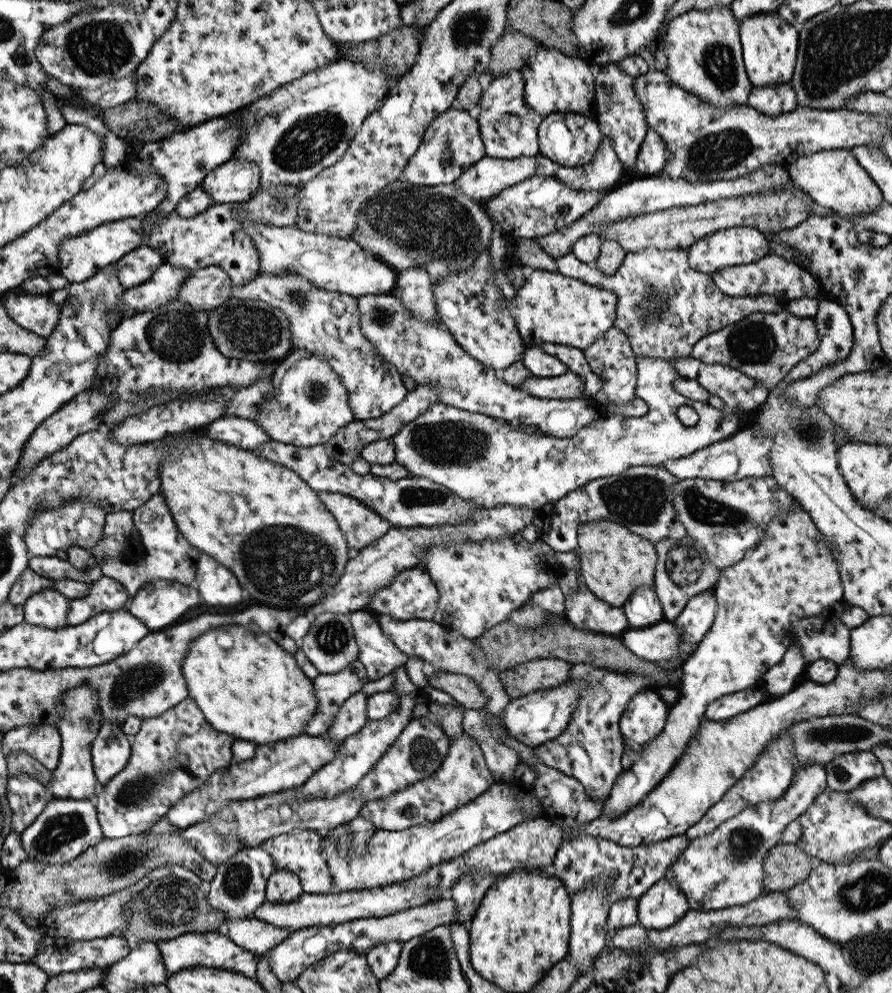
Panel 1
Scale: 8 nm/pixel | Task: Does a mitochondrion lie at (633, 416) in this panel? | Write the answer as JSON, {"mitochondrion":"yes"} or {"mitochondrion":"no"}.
{"mitochondrion":"no"}

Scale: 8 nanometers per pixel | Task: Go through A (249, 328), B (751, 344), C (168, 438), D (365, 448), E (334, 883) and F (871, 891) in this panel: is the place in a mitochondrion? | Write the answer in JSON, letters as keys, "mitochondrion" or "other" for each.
{"A":"mitochondrion","B":"mitochondrion","C":"other","D":"other","E":"other","F":"mitochondrion"}

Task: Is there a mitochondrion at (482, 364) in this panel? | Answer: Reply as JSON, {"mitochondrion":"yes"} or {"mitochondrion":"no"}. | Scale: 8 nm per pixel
{"mitochondrion":"no"}

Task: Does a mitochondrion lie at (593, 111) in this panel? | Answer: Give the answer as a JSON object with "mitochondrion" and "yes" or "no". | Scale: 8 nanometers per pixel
{"mitochondrion":"no"}

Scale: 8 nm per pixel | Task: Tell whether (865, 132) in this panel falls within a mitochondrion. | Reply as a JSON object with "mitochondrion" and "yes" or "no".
{"mitochondrion":"no"}

